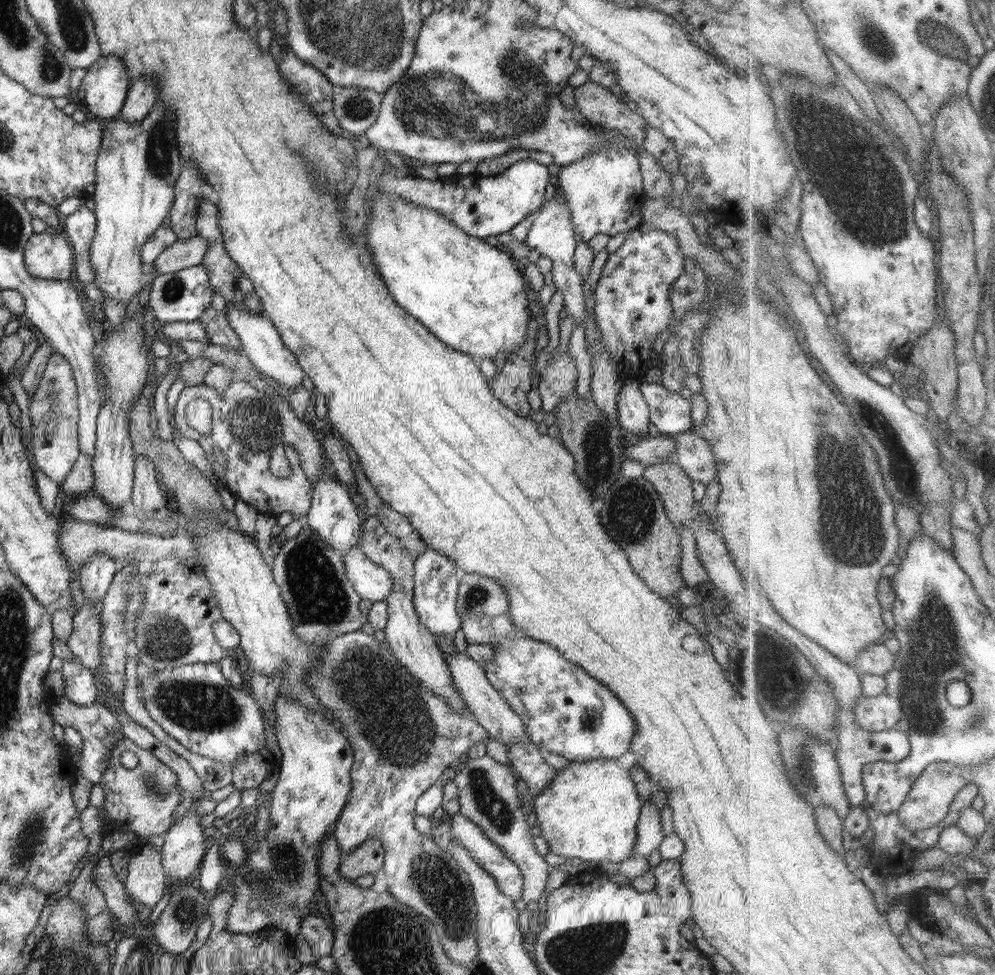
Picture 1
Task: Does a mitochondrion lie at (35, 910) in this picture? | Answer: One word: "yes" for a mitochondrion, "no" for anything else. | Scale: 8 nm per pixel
no

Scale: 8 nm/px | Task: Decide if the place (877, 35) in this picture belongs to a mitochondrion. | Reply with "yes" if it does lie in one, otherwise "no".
yes

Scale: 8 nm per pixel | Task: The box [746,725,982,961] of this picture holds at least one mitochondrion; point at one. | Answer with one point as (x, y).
(804, 757)

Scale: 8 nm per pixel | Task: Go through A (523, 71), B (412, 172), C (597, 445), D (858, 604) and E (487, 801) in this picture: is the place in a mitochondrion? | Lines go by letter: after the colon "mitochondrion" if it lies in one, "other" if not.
A: mitochondrion
B: other
C: mitochondrion
D: other
E: mitochondrion

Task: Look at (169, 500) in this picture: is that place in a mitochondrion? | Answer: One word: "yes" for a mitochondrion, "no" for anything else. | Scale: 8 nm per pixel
no

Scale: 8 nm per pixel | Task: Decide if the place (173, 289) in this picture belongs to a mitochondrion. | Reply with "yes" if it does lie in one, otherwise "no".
yes

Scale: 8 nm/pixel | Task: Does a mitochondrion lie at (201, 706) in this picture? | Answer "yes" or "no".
yes

